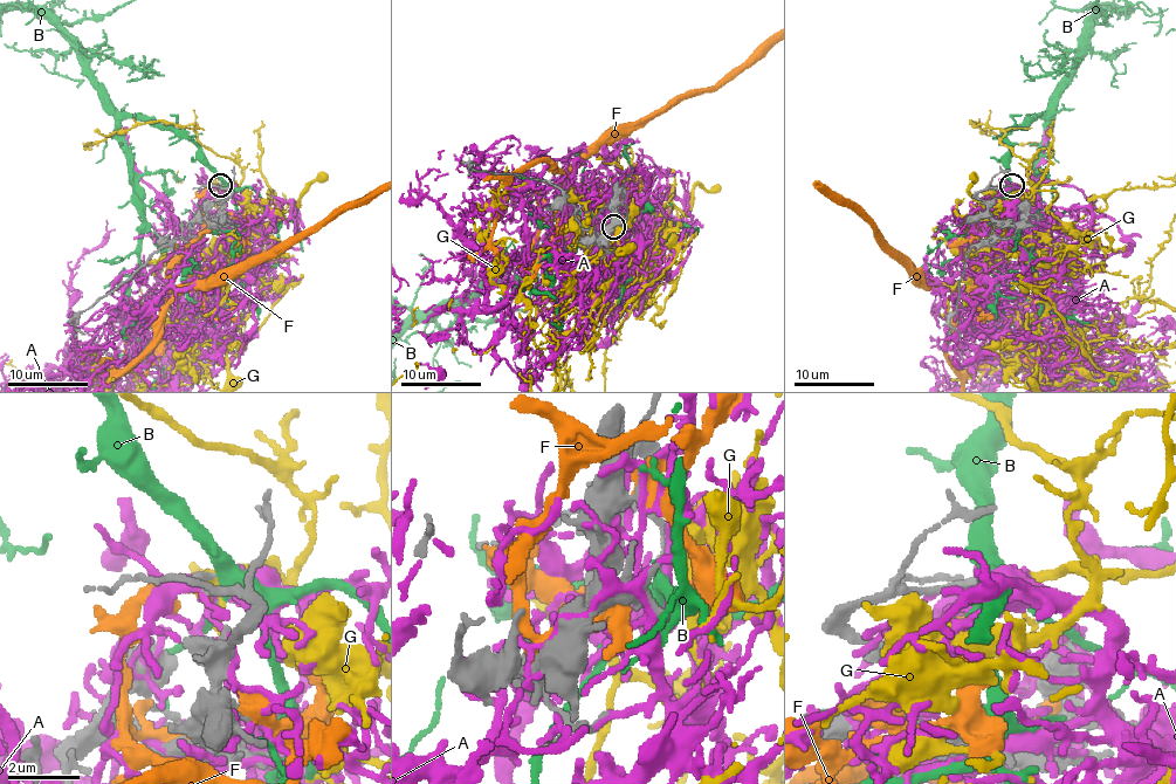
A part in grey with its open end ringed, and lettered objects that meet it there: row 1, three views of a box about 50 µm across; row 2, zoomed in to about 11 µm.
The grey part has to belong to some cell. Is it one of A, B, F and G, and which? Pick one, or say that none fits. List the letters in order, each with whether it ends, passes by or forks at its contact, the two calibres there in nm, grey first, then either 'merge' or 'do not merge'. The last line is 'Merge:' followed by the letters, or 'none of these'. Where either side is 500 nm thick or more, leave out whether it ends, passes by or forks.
A: it forks | 200/400 nm | do not merge
B: it forks | 200/440 nm | do not merge
F: it passes by | 260/400 nm | do not merge
G: it forks | 220/240 nm | merge
Merge: G

